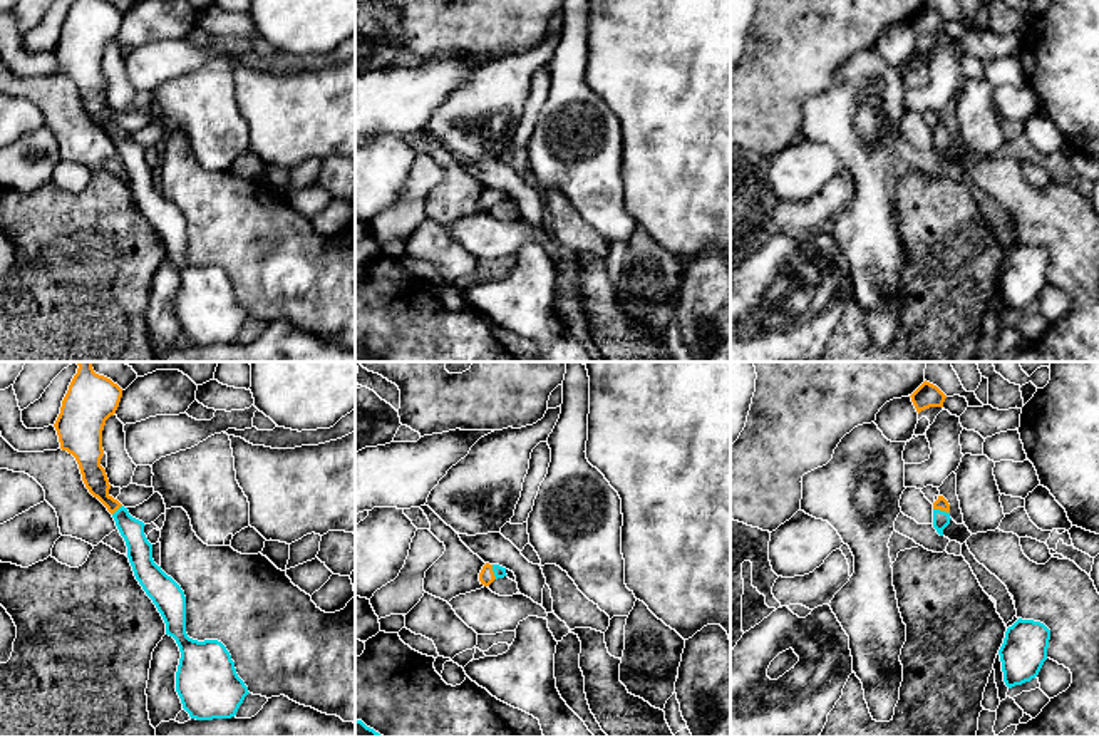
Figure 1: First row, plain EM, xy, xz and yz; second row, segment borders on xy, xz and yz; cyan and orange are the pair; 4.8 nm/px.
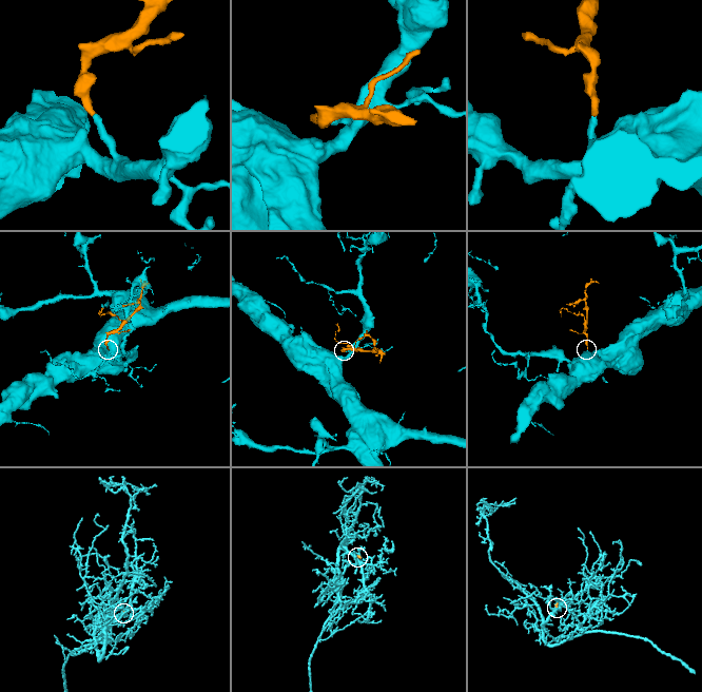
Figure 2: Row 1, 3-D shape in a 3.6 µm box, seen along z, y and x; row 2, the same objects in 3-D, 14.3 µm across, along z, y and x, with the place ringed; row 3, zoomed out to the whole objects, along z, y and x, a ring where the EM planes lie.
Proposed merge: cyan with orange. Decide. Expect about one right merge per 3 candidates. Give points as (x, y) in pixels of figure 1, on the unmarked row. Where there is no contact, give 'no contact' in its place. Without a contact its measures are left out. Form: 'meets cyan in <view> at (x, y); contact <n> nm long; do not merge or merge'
meets cyan in yz at (942, 136); contact 80 nm long; merge

